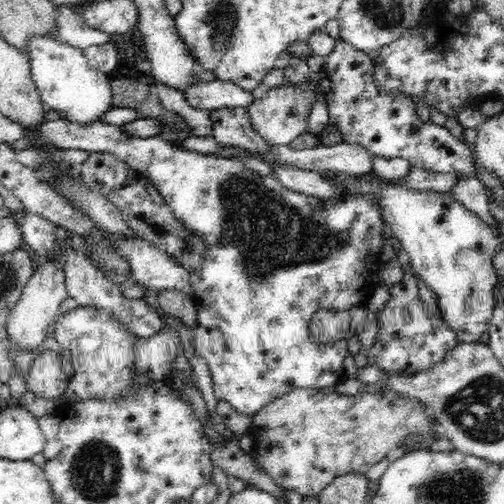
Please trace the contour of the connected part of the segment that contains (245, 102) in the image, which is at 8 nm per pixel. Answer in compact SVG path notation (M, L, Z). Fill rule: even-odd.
M218 79L188 88L183 97L192 108L208 111L222 107L246 108L255 99L251 92L231 80Z

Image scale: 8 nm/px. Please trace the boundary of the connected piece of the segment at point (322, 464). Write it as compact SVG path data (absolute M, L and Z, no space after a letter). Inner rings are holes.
M294 389L271 404L266 404L266 407L251 418L248 432L257 437L257 442L249 454L278 486L306 498L318 499L318 494L335 477L351 471L365 475L383 458L405 454L403 446L407 434L416 431L418 435L429 435L431 422L434 420L432 416L432 411L424 402L390 390L381 392L371 389L367 393L347 396L336 391L325 392L323 389Z

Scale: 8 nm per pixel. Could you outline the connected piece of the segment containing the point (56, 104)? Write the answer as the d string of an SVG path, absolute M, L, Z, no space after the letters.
M32 38L30 40L30 71L40 98L51 112L65 122L74 122L79 126L102 122L104 114L112 107L110 82L106 75L90 69L84 49L60 42L52 38Z

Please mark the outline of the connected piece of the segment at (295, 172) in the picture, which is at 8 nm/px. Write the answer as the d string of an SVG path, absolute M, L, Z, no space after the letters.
M273 164L271 169L275 174L274 177L294 192L324 200L340 193L330 182L326 182L326 179L319 178L318 170L273 166Z

